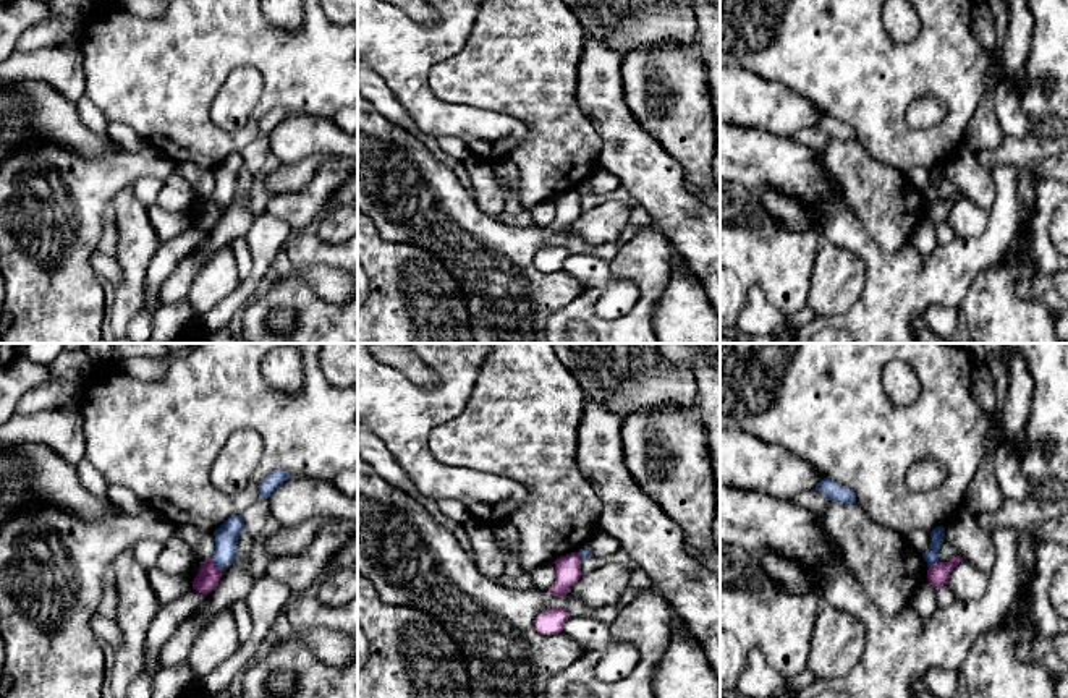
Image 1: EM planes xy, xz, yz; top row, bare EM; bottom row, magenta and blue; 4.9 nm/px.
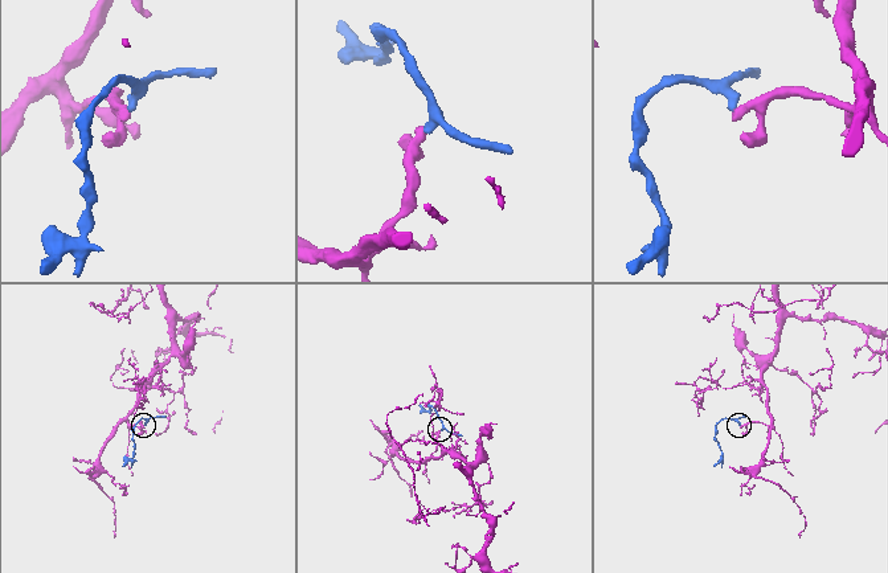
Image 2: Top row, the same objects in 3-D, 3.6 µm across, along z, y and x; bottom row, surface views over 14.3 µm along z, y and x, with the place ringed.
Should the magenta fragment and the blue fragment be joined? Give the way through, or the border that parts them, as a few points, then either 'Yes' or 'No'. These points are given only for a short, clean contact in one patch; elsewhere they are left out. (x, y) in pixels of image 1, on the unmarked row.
Boundary: xy (211, 196), (220, 208). No

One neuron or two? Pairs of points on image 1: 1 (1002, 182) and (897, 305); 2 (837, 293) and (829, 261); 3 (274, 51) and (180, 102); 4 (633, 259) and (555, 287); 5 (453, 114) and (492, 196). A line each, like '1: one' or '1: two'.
1: one
2: one
3: one
4: two
5: two

